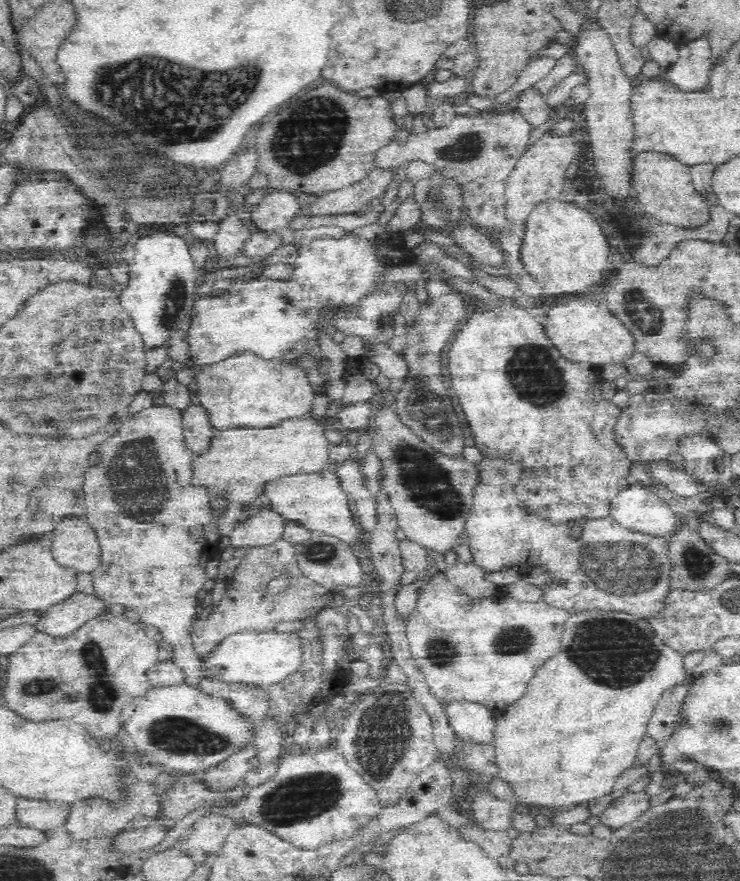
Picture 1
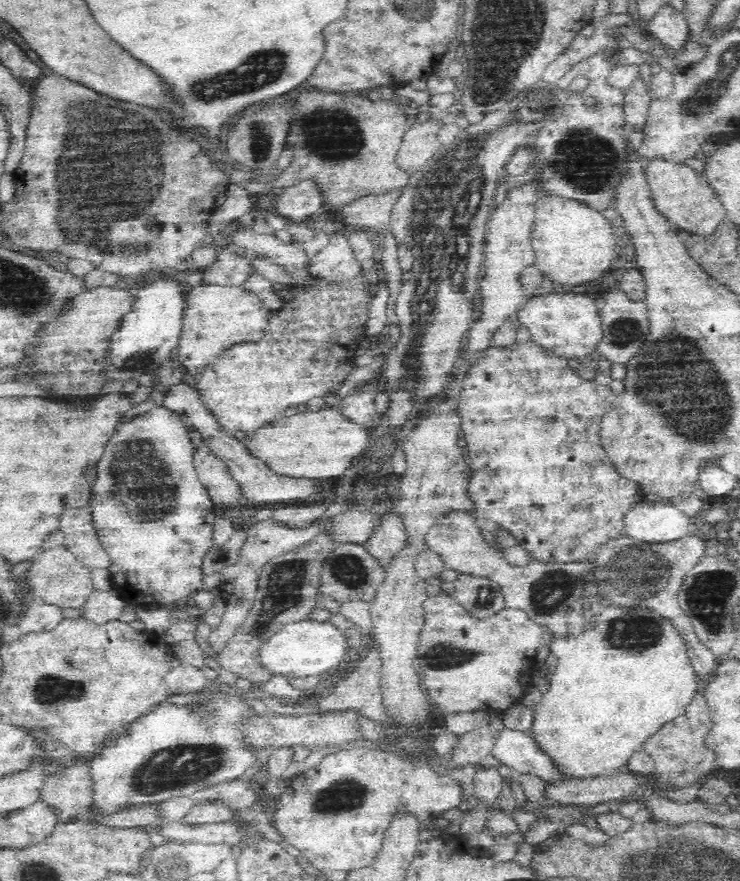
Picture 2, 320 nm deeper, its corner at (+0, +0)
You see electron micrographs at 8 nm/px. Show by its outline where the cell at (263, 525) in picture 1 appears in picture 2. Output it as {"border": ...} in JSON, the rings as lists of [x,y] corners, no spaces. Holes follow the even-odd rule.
{"border":[[[328,500],[310,505],[287,504],[274,510],[272,520],[292,529],[303,529],[320,519],[326,510]]]}

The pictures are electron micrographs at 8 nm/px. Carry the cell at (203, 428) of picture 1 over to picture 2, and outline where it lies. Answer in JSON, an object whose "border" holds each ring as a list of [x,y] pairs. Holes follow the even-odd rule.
{"border":[[[204,440],[193,452],[193,467],[200,481],[208,487],[214,504],[228,508],[242,503],[239,484],[231,476],[228,465],[212,452]]]}

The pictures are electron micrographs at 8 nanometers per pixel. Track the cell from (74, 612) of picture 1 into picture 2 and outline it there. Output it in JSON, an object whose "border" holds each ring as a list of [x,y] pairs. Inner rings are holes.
{"border":[[[94,589],[83,604],[82,616],[94,624],[106,624],[108,621],[120,618],[127,605],[128,602],[117,591]]]}

